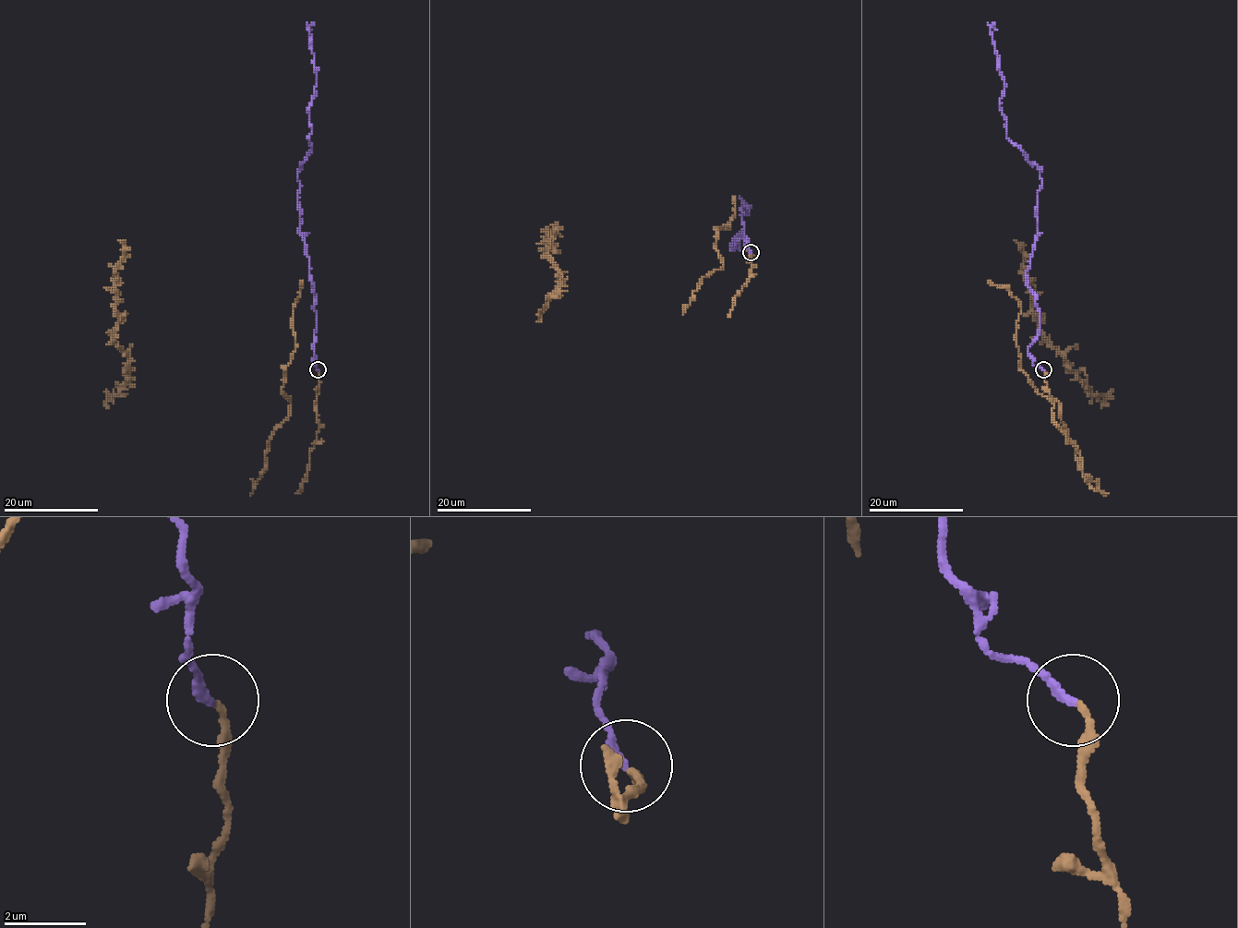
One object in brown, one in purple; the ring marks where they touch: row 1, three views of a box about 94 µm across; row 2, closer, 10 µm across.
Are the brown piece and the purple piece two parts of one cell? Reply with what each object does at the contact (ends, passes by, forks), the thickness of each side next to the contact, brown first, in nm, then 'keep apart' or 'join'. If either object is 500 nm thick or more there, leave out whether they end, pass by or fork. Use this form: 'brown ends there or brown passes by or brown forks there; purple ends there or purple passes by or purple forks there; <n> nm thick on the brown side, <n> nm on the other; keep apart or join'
brown ends there; purple ends there; 170 nm thick on the brown side, 220 nm on the other; join

